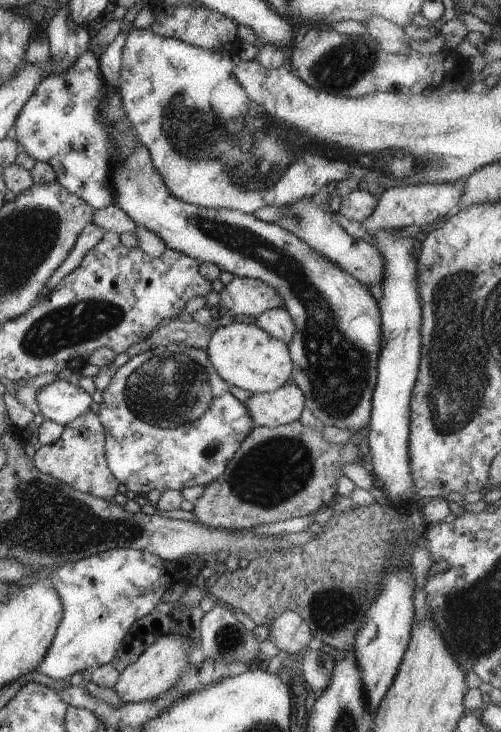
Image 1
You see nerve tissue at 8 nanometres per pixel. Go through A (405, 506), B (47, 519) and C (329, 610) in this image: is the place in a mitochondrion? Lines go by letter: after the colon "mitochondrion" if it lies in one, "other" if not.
A: other
B: mitochondrion
C: mitochondrion

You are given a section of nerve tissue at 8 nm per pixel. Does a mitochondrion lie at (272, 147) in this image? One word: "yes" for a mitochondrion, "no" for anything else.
yes

